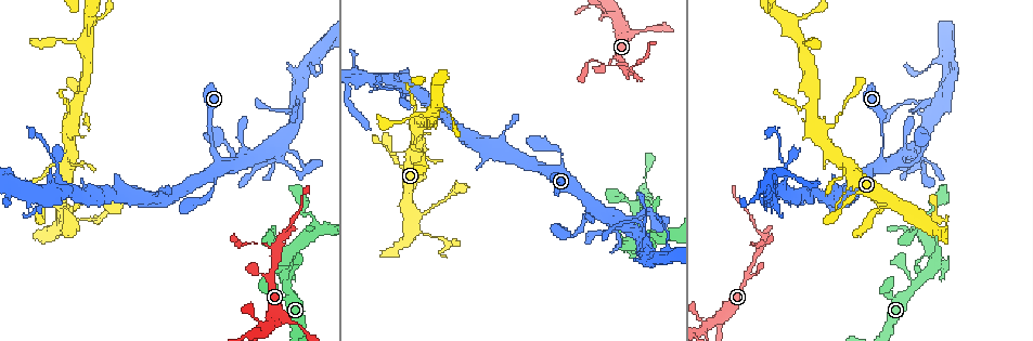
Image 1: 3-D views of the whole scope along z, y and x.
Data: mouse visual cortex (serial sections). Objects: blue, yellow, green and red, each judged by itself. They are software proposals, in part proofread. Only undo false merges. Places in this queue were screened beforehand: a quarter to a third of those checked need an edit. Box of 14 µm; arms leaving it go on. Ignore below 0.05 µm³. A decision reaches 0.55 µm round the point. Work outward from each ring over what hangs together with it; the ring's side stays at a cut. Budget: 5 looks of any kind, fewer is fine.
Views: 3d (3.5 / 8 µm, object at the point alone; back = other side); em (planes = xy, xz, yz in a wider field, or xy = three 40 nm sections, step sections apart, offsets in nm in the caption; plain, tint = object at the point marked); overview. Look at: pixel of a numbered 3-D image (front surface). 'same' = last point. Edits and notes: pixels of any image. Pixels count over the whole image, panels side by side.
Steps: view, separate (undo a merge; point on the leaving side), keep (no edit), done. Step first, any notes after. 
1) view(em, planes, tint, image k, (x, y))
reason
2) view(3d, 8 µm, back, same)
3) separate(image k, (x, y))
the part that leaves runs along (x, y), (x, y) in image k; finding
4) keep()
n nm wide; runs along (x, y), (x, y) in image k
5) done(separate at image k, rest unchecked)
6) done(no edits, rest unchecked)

view(3d, 3.5 µm, back, image 1, (214, 153))
abrupt turn

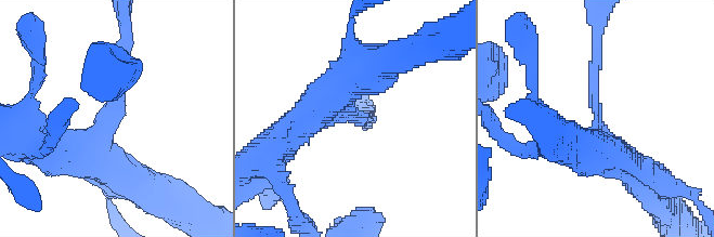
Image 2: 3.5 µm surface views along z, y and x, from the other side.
view(em, xy, step 5, tint, image 2, (109, 120))
shape alone is not enough

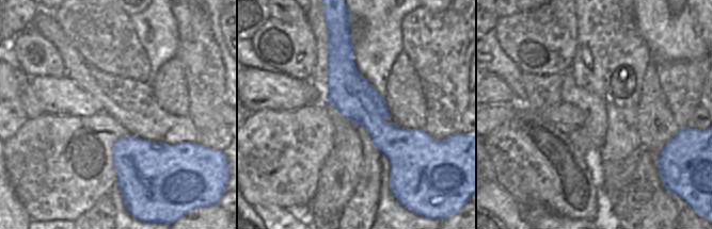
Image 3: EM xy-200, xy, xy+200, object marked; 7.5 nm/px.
keep()
320 nm wide; runs along (597, 49), (597, 122), (639, 172) in image 2; continuous, no second cell

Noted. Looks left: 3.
view(3d, 3.5 µm, image 1, (621, 219))
a narrow waist

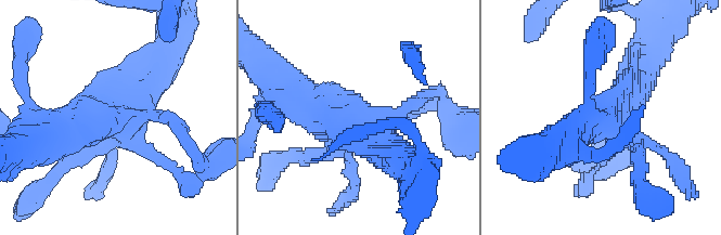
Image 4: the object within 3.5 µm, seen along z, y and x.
view(em, xy, step 3, plain, image 4, (117, 112))
need the tissue

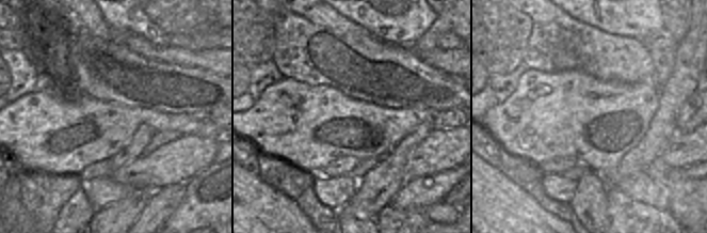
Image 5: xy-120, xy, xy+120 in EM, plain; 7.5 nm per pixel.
view(em, xy, step 3, tint, same)
with the object marked

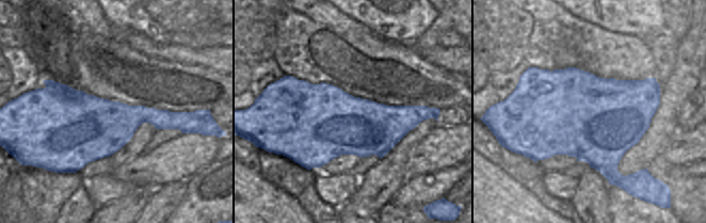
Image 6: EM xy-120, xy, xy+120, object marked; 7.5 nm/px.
keep()
runs along (62, 134), (123, 114), (162, 64) in image 4; all the same cell

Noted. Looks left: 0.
done(no edits, rest unchecked)

